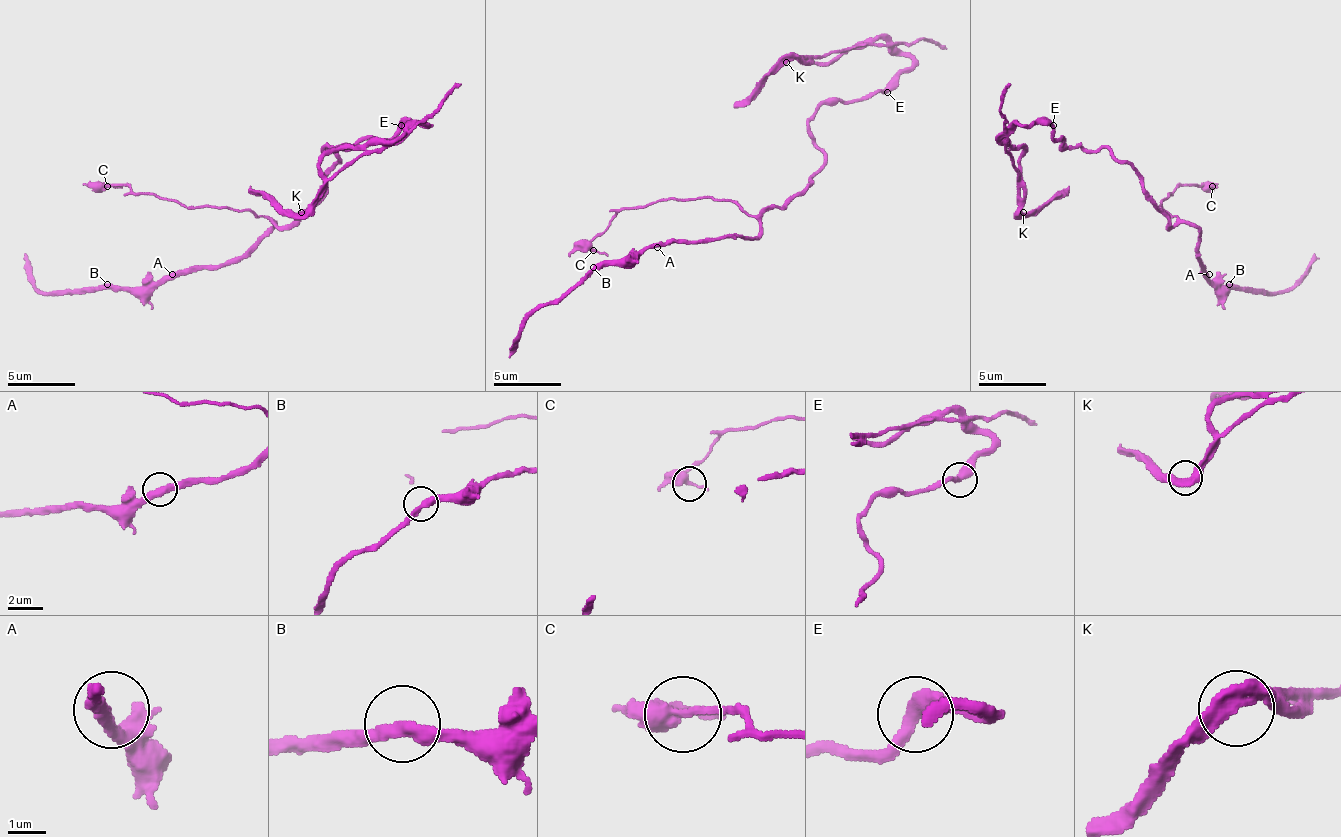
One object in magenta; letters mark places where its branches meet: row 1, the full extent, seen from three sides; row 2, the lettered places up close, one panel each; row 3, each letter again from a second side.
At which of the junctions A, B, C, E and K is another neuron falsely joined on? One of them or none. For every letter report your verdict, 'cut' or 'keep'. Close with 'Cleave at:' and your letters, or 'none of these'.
A: keep
B: keep
C: keep
E: keep
K: keep
Cleave at: none of these

